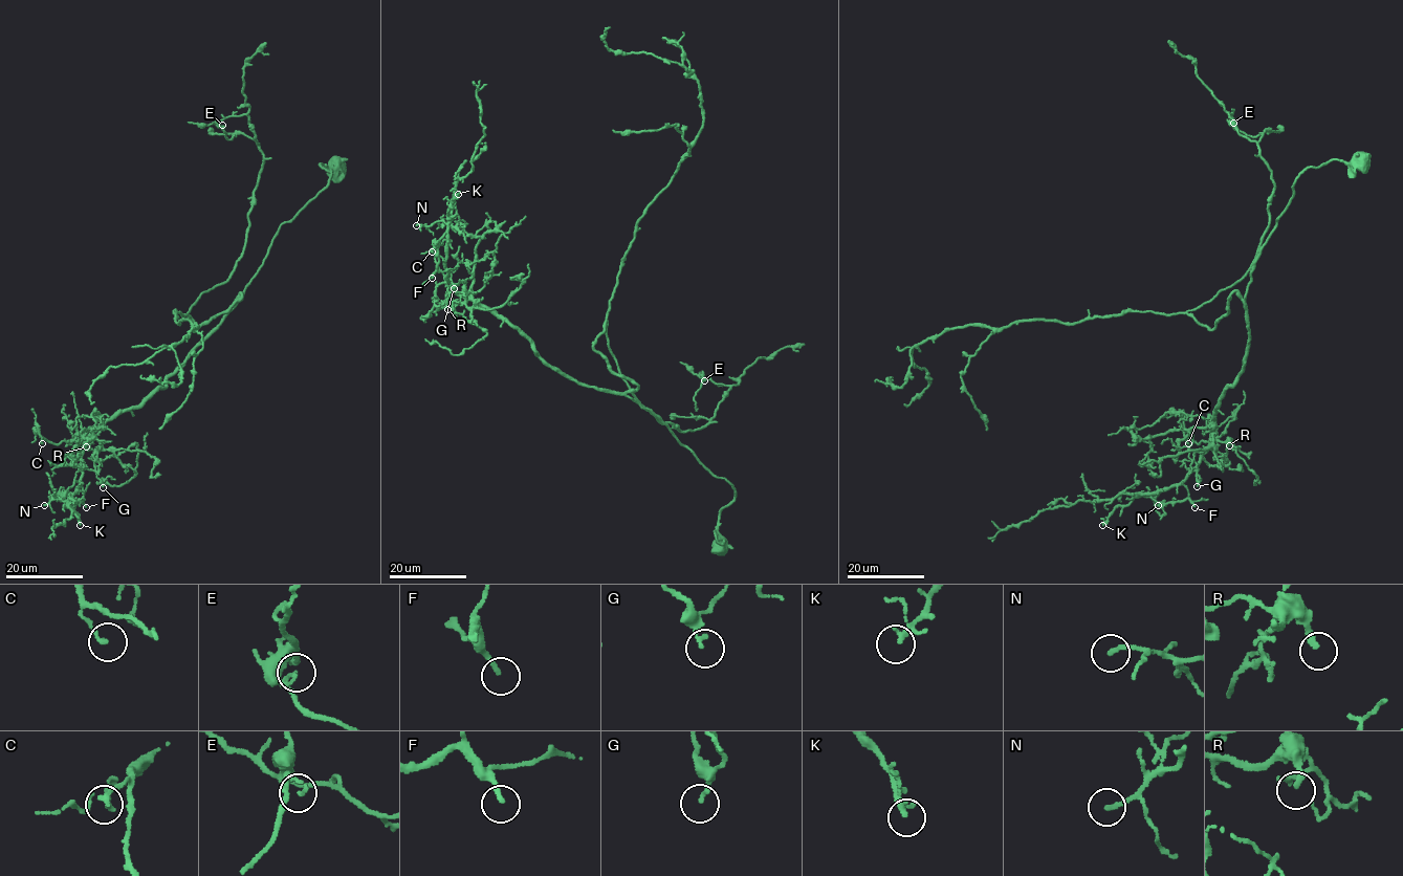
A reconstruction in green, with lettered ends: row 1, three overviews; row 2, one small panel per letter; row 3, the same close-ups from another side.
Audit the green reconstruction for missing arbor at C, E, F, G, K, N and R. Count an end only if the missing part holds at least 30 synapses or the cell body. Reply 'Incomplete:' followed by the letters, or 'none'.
Incomplete: none

